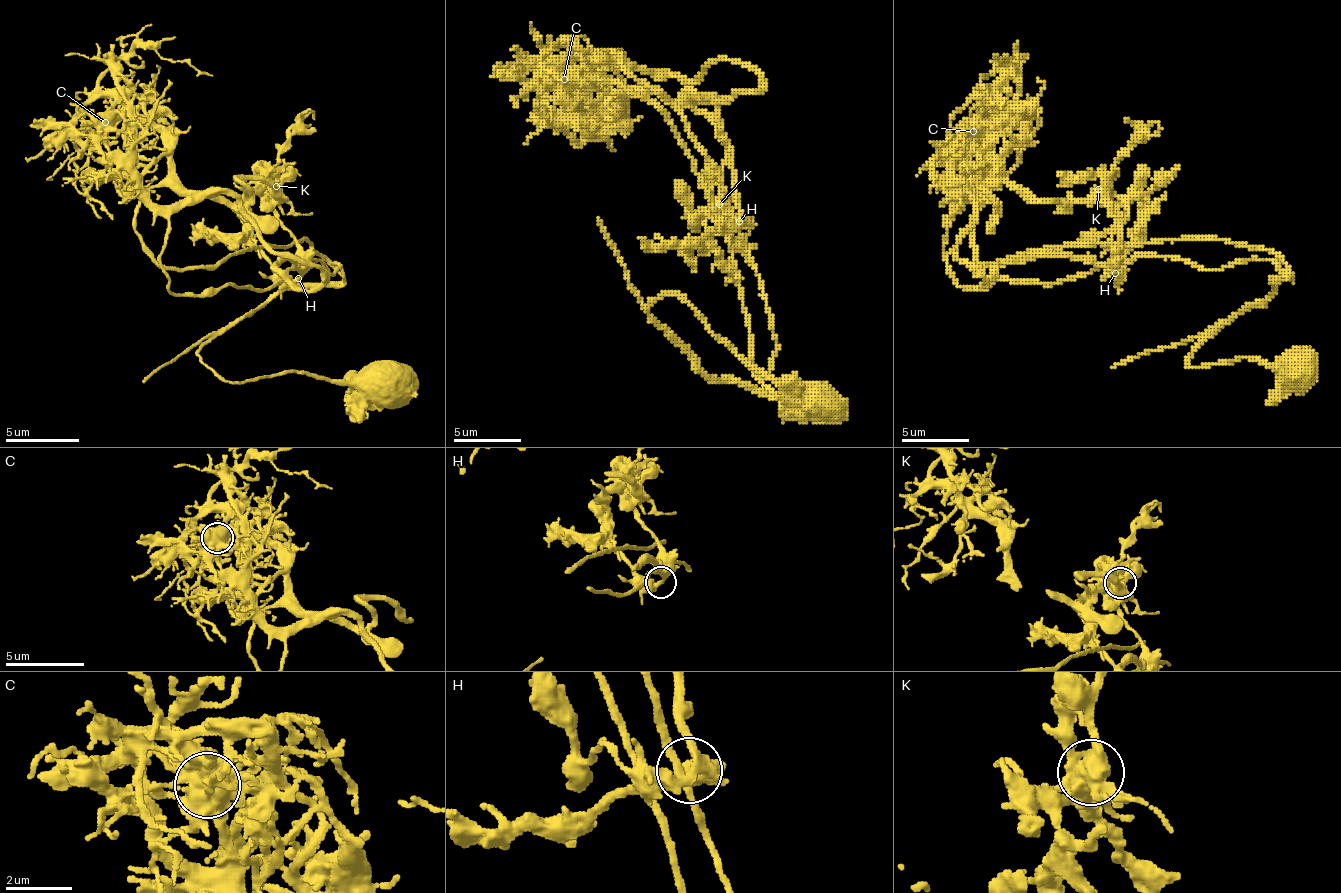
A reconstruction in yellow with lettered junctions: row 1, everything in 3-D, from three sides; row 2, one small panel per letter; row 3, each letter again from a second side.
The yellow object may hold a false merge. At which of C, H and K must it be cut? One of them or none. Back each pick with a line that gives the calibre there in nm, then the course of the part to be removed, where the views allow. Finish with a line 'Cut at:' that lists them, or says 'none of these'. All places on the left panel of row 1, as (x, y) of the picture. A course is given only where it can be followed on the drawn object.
C: Thickness 700 nm. Course of the part to remove: (106, 123), (169, 223), (172, 293), (269, 289), (309, 260), (343, 282), (276, 289), (143, 382)
Cut at: C

